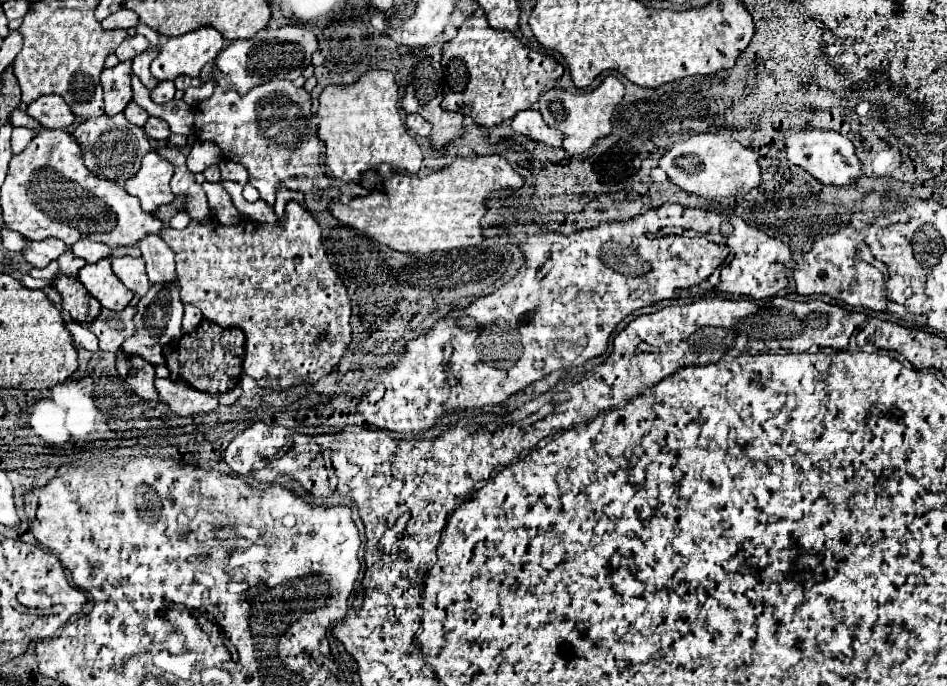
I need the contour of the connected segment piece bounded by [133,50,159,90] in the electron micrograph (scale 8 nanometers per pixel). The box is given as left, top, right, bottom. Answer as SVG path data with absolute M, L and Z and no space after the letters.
M147 50L147 52L143 52L141 56L137 56L135 60L133 60L133 72L139 76L139 80L149 88L149 90L153 90L155 88L155 84L157 84L157 80L151 76L151 72L149 72L149 64L151 64L151 60L157 56L159 52L157 50Z

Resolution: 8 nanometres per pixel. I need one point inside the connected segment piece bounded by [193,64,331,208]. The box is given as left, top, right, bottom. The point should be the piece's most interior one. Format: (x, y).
(272, 132)

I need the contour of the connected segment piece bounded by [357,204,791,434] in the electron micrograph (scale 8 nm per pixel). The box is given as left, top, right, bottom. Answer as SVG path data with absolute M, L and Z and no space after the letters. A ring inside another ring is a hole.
M663 204L657 210L635 216L626 224L601 223L593 230L581 230L569 236L555 232L533 234L521 244L525 250L525 264L519 274L469 308L453 310L447 322L435 324L425 336L407 342L401 360L367 384L369 392L363 396L357 410L371 426L403 434L421 434L437 426L439 420L451 412L503 404L509 396L555 370L581 366L601 356L607 350L611 332L635 310L659 300L679 298L679 289L689 290L681 295L683 299L702 294L699 283L707 280L727 258L727 246L707 240L705 234L721 234L735 242L735 258L729 266L721 268L721 284L717 290L761 300L787 287L791 268L779 263L777 257L780 252L787 252L787 260L791 260L789 246L755 230L737 216ZM665 226L697 230L699 236L647 236ZM547 260L553 260L553 268L539 278L537 272ZM459 316L475 318L477 330L463 330L459 324L453 324ZM515 334L519 334L521 352L515 352ZM445 342L450 372L443 364Z

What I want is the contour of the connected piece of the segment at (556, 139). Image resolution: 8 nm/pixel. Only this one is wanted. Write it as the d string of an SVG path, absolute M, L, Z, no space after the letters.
M537 110L519 112L519 116L515 116L515 120L511 120L511 126L515 128L515 132L519 132L535 142L543 142L551 148L563 148L565 136L559 130L549 128Z

